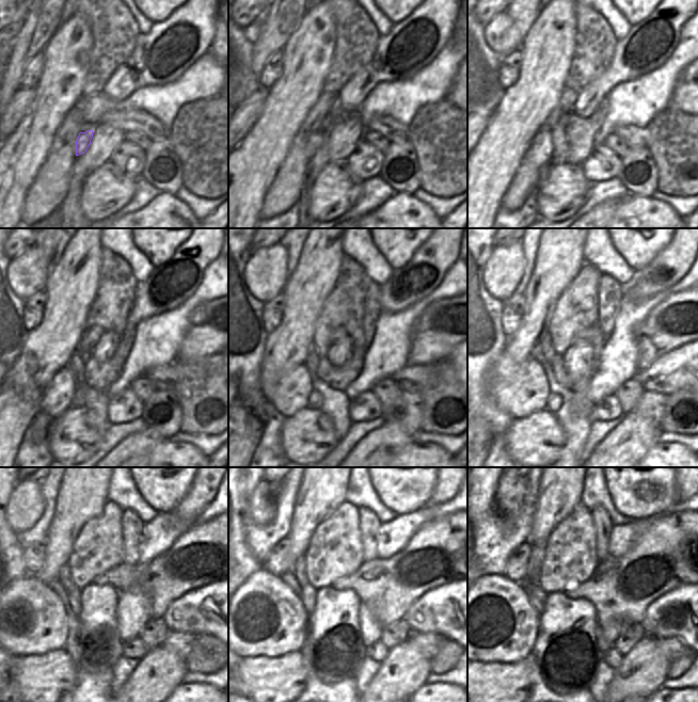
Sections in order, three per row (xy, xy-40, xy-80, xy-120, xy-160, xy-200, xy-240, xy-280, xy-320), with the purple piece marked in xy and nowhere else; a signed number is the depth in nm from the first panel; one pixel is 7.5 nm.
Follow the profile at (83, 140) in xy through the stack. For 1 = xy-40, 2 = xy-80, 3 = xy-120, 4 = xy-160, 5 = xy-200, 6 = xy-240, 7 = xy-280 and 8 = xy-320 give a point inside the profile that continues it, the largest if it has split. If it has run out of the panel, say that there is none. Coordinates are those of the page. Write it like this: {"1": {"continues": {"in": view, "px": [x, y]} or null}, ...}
{"1": {"continues": {"in": "xy-40", "px": [316, 139]}}, "2": {"continues": {"in": "xy-80", "px": [539, 154]}}, "3": {"continues": {"in": "xy-120", "px": [57, 397]}}, "4": {"continues": {"in": "xy-160", "px": [289, 394]}}, "5": {"continues": {"in": "xy-200", "px": [520, 388]}}, "6": {"continues": {"in": "xy-240", "px": [30, 619]}}, "7": {"continues": {"in": "xy-280", "px": [266, 618]}}, "8": {"continues": {"in": "xy-320", "px": [493, 621]}}}

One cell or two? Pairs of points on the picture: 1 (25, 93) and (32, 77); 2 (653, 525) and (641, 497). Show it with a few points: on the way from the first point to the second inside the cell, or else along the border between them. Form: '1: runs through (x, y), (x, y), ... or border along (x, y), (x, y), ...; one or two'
1: border along (20, 86), (34, 88); two
2: border along (663, 512), (643, 517), (639, 521); two

